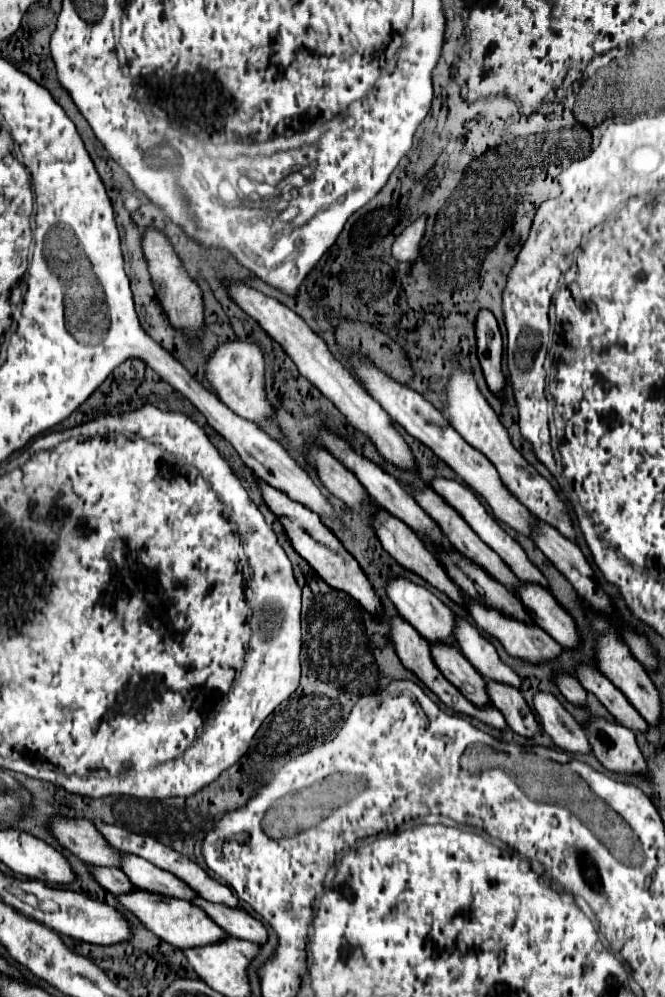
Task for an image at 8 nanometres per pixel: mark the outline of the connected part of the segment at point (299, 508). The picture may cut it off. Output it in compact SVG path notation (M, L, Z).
M257 477L257 487L261 489L261 495L267 503L267 507L271 509L271 513L281 521L293 549L315 569L315 573L333 589L337 591L345 591L349 593L353 599L357 599L369 613L377 613L381 609L379 599L375 597L375 591L369 583L369 579L365 577L365 573L361 571L359 563L355 561L355 557L341 545L341 541L335 537L335 533L323 525L321 517L317 513L313 513L311 509L307 509L303 503L295 503L293 499L287 497L287 493L265 485L263 479Z

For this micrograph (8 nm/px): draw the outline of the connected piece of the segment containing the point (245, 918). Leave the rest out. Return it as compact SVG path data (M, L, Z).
M195 893L195 897L189 903L203 909L231 937L247 939L257 945L265 943L267 939L267 929L263 927L263 923L253 919L245 909L227 907L223 903L209 903L207 899L199 897L199 893Z

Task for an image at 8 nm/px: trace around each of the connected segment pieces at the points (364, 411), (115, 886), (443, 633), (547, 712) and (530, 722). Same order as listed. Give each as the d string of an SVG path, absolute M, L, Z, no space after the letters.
M233 283L233 285L229 285L229 293L231 293L231 297L237 301L237 305L239 305L243 311L247 311L247 313L285 349L285 353L287 353L287 355L293 359L293 363L297 365L299 373L301 373L303 377L307 377L327 399L331 399L331 401L335 403L335 407L349 419L349 423L351 423L353 427L357 427L359 431L363 431L363 433L369 435L369 439L377 445L379 453L381 453L387 461L395 463L395 465L401 467L401 469L411 469L411 471L413 471L413 467L415 467L413 455L411 455L409 447L405 445L403 437L393 429L391 417L381 409L381 405L379 405L377 401L373 401L373 399L367 395L367 391L355 381L355 377L331 355L331 351L329 351L329 347L325 345L325 341L323 341L319 335L315 335L315 333L311 331L311 327L309 327L295 311L291 311L289 307L281 305L279 301L275 301L275 299L271 299L271 297L265 297L263 293L255 291L255 289L251 289L251 287L243 285L243 283L239 283L239 285Z
M87 865L89 873L95 877L95 881L111 891L113 895L119 895L119 893L127 893L133 889L133 883L123 875L123 871L119 873L119 869L111 869L111 867L97 867L97 865Z
M389 577L387 583L385 583L385 591L387 591L387 597L393 601L393 605L397 607L399 615L411 623L419 635L423 635L427 641L445 641L445 643L453 643L453 613L451 609L441 603L427 587L419 585L419 583L413 583L405 577Z
M537 691L533 695L533 705L545 733L551 735L557 747L571 753L591 753L589 741L581 725L563 709L563 705L557 701L553 693Z
M487 679L487 693L491 697L491 703L503 713L507 725L513 731L525 737L531 737L539 731L533 711L529 709L529 705L525 703L525 699L515 687Z

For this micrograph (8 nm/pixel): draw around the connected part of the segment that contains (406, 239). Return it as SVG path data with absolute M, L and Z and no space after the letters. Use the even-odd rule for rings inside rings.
M419 215L391 245L391 255L397 263L415 263L419 257L421 241L425 237L427 217Z

